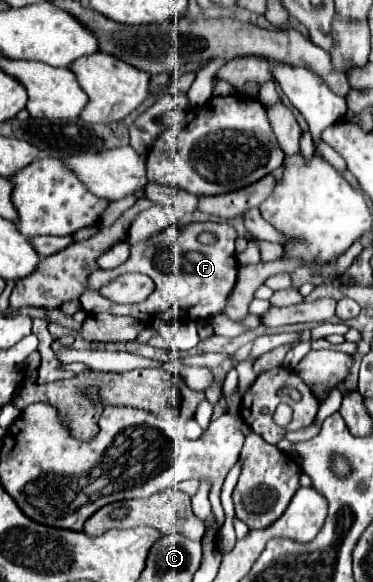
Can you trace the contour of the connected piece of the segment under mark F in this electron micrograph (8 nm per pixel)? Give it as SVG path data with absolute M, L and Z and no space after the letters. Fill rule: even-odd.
M190 223L186 227L182 227L178 231L176 241L170 245L170 237L168 233L162 233L154 239L150 239L144 245L144 253L142 253L142 243L140 245L132 245L130 247L130 259L110 271L94 271L90 275L88 281L88 291L80 297L82 309L92 315L92 313L112 313L112 315L130 315L140 319L142 323L152 321L152 315L158 313L166 313L172 307L178 307L180 311L184 311L186 315L190 315L194 321L208 321L216 315L224 315L226 309L226 299L230 297L236 281L238 281L238 269L234 267L234 257L232 257L232 225L226 223ZM202 231L210 231L216 235L216 243L214 245L202 245L198 241L198 235ZM170 265L178 265L176 269L170 269ZM124 273L144 273L150 275L156 289L152 291L152 295L140 303L132 303L132 305L120 305L120 303L112 303L106 297L102 297L98 293L100 287L108 285L112 279L124 275Z

